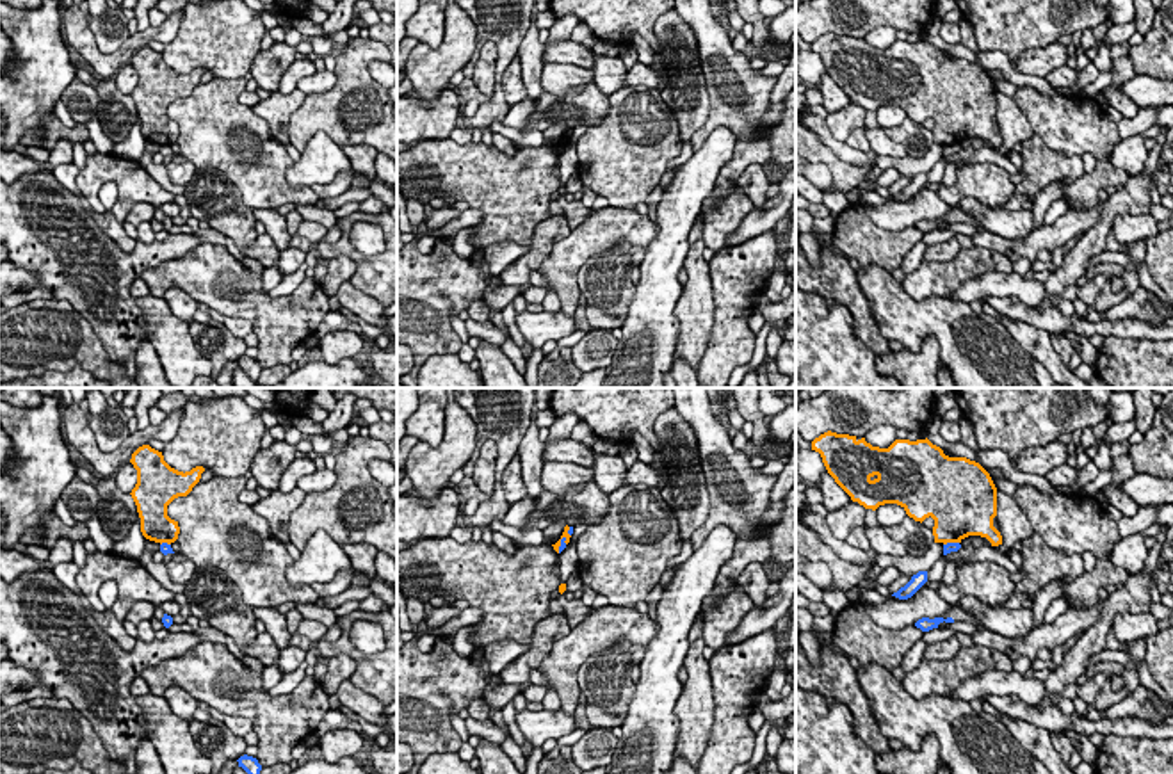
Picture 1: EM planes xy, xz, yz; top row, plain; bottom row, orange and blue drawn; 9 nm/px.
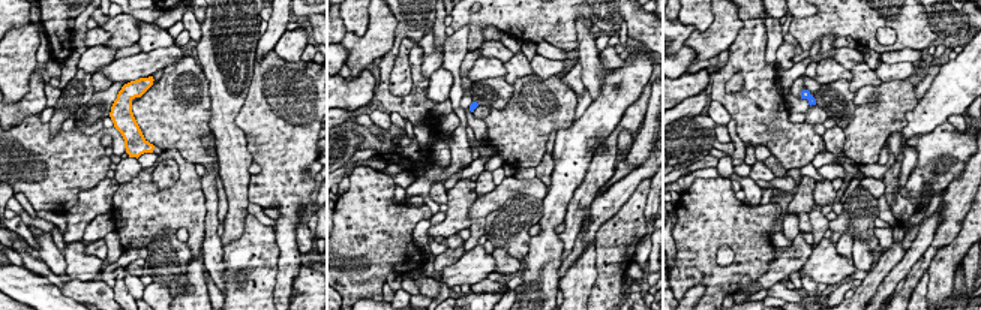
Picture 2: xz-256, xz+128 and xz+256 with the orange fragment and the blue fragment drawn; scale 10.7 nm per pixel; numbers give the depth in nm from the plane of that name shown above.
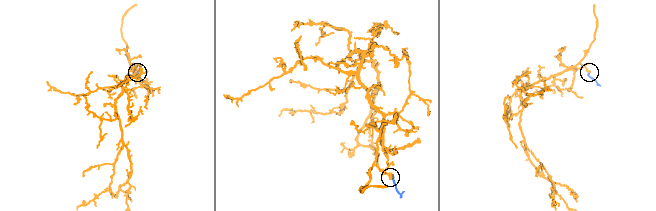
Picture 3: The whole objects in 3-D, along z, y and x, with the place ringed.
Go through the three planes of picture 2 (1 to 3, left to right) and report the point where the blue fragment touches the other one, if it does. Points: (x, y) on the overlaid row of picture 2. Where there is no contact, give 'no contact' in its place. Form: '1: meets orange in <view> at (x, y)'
1: no contact
2: no contact
3: no contact

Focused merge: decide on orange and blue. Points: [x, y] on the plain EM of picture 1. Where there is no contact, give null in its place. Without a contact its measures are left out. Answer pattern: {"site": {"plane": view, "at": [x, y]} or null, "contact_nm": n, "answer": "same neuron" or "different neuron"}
{"site": {"plane": "xz", "at": [559, 146]}, "contact_nm": 170, "answer": "different neuron"}

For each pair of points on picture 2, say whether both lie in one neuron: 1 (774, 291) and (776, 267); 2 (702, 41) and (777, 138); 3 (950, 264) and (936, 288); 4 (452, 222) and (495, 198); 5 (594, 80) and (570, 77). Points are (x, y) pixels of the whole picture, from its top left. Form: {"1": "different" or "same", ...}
{"1": "different", "2": "different", "3": "same", "4": "different", "5": "different"}

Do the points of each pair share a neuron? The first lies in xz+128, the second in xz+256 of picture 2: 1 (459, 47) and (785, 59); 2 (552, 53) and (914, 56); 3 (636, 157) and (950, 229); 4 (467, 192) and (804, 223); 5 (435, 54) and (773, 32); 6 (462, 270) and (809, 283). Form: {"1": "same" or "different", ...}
{"1": "same", "2": "same", "3": "same", "4": "same", "5": "same", "6": "different"}

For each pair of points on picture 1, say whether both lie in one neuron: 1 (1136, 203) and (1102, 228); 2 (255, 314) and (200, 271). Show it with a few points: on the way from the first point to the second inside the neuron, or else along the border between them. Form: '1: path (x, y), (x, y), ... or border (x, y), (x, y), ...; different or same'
1: path (1127, 203), (1122, 203), (1106, 219); same
2: path (239, 308), (221, 305), (203, 287); same

